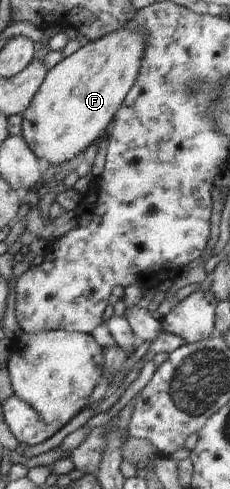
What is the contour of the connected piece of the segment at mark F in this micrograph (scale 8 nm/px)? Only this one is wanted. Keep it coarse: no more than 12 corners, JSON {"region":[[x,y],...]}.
{"region":[[125,25],[48,70],[21,113],[37,159],[100,140],[134,84]]}

